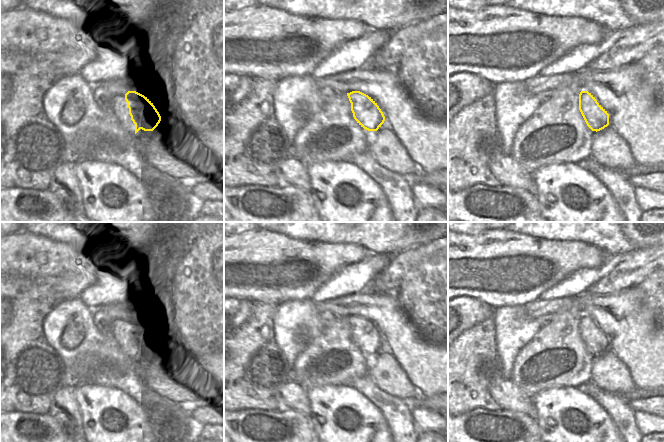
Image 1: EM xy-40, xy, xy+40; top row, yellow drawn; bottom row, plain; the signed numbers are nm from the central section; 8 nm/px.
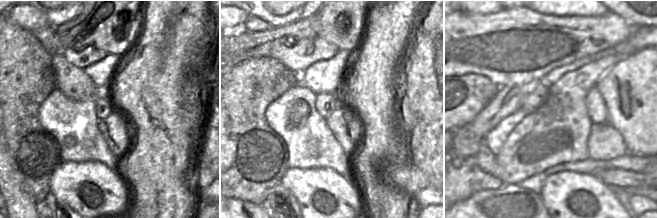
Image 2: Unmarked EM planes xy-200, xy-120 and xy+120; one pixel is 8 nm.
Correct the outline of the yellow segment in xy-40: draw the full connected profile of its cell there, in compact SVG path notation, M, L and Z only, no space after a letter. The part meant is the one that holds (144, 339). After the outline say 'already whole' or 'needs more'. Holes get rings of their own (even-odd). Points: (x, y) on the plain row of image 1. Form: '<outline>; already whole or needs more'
M128 315L124 321L114 322L109 333L121 350L132 359L140 353L153 355L161 345L153 327L136 315Z; needs more

